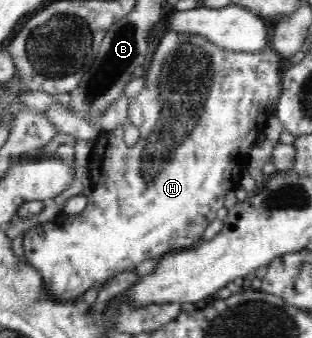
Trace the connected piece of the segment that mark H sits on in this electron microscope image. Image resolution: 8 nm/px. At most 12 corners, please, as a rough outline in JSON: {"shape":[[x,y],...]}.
{"shape":[[166,32],[85,210],[24,234],[49,297],[190,249],[282,56]]}

